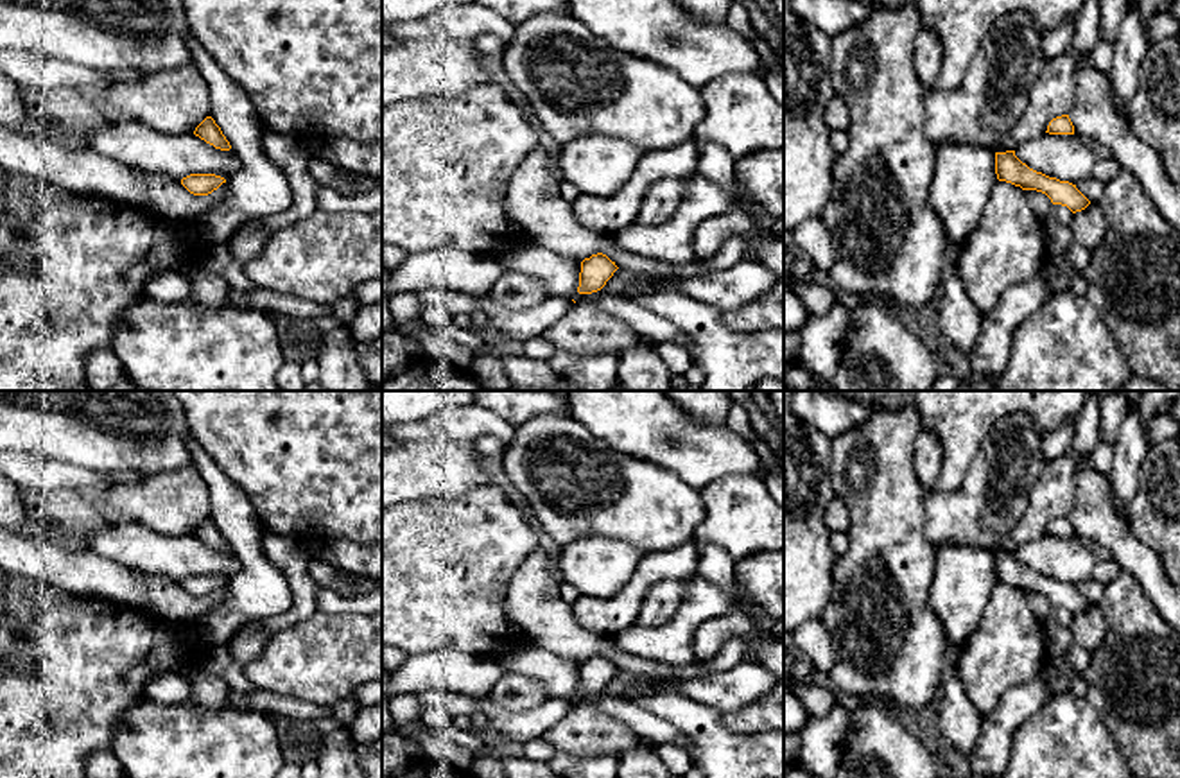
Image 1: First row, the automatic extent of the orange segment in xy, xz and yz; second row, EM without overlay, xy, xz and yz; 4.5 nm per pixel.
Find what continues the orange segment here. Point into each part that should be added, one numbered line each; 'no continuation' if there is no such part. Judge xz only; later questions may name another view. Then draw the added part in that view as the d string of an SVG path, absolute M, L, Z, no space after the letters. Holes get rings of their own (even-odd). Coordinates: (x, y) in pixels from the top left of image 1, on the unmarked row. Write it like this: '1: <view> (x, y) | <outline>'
no continuation

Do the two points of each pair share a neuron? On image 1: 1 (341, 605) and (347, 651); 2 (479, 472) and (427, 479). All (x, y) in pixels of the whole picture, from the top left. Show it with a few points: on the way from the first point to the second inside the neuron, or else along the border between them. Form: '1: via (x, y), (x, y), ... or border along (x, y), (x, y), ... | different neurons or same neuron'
1: border along (318, 610), (363, 615) | different neurons
2: via (467, 472), (440, 472) | same neuron

